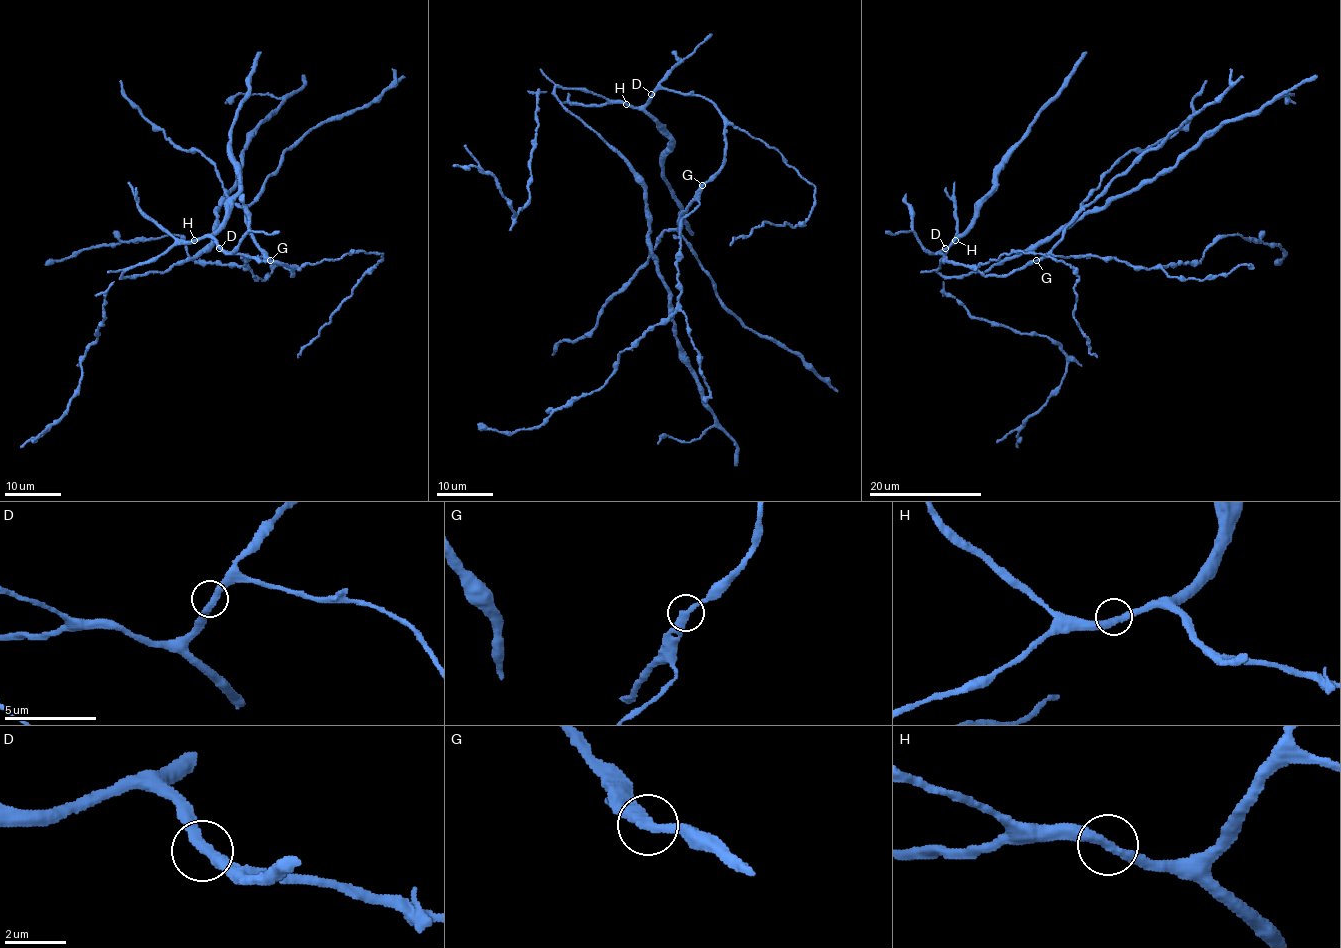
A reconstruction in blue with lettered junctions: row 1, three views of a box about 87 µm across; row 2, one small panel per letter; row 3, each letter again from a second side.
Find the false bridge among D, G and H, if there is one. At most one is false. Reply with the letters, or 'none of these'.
none of these

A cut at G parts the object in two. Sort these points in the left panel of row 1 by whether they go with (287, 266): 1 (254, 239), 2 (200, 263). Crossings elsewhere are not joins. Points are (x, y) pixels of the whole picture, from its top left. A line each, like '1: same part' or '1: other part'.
1: other part
2: other part

